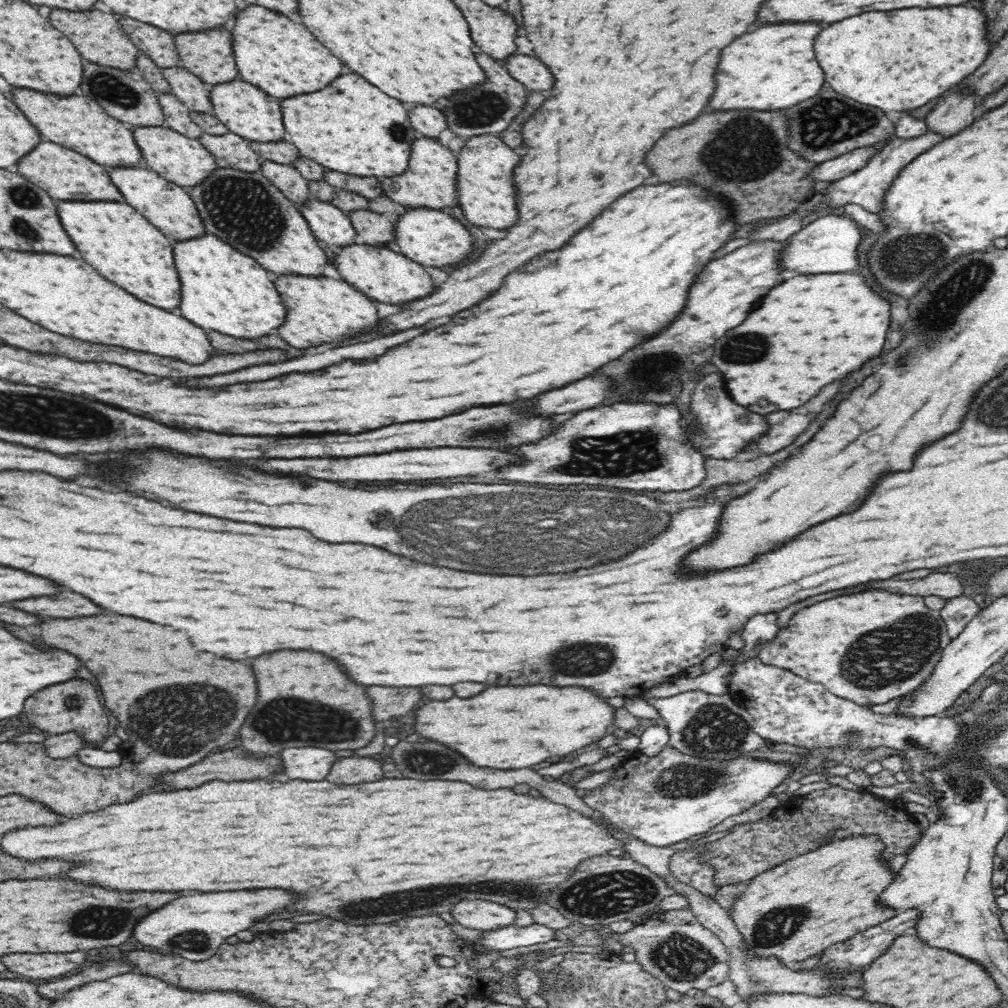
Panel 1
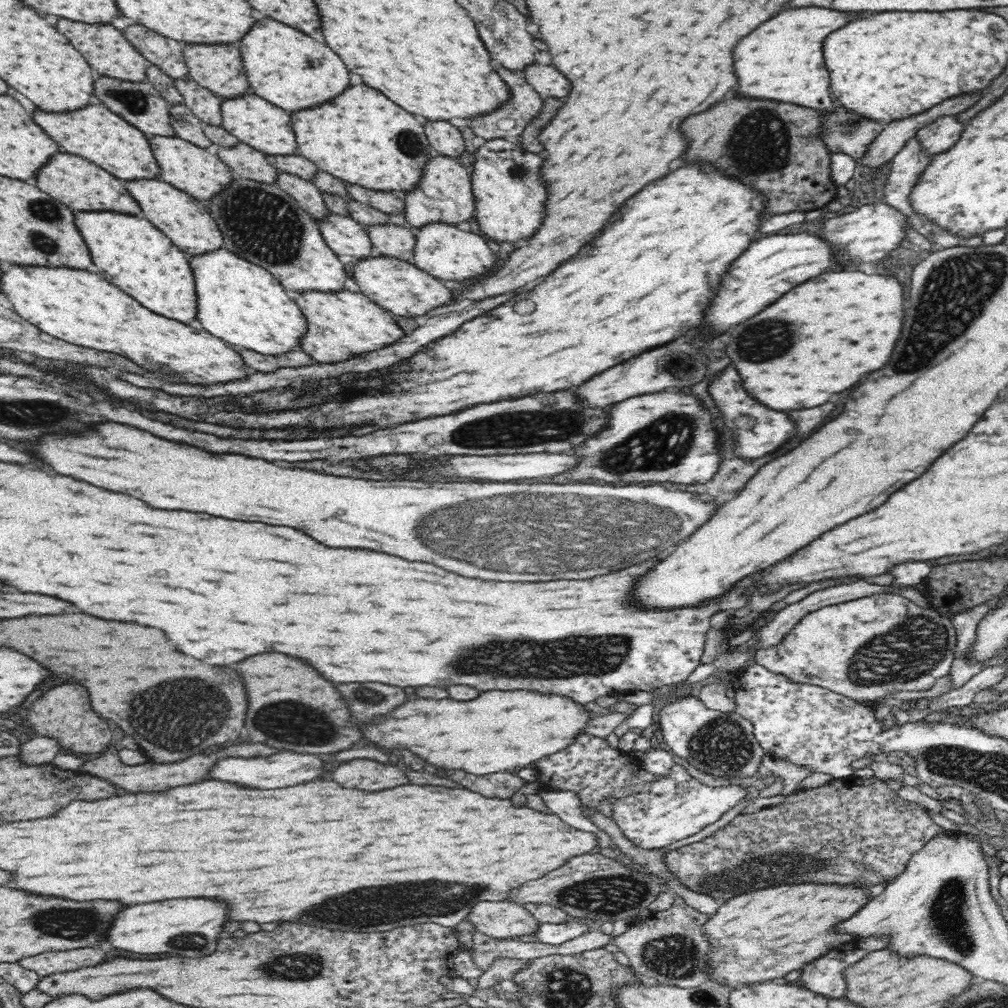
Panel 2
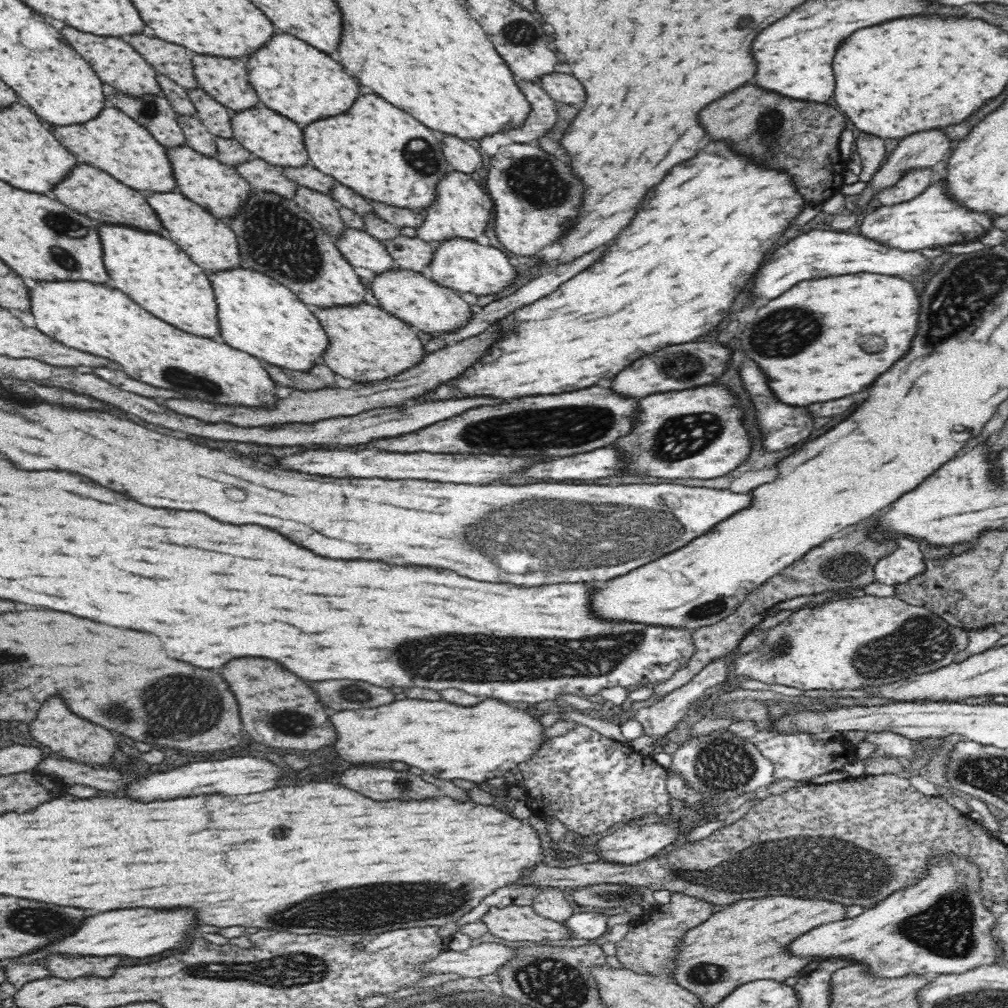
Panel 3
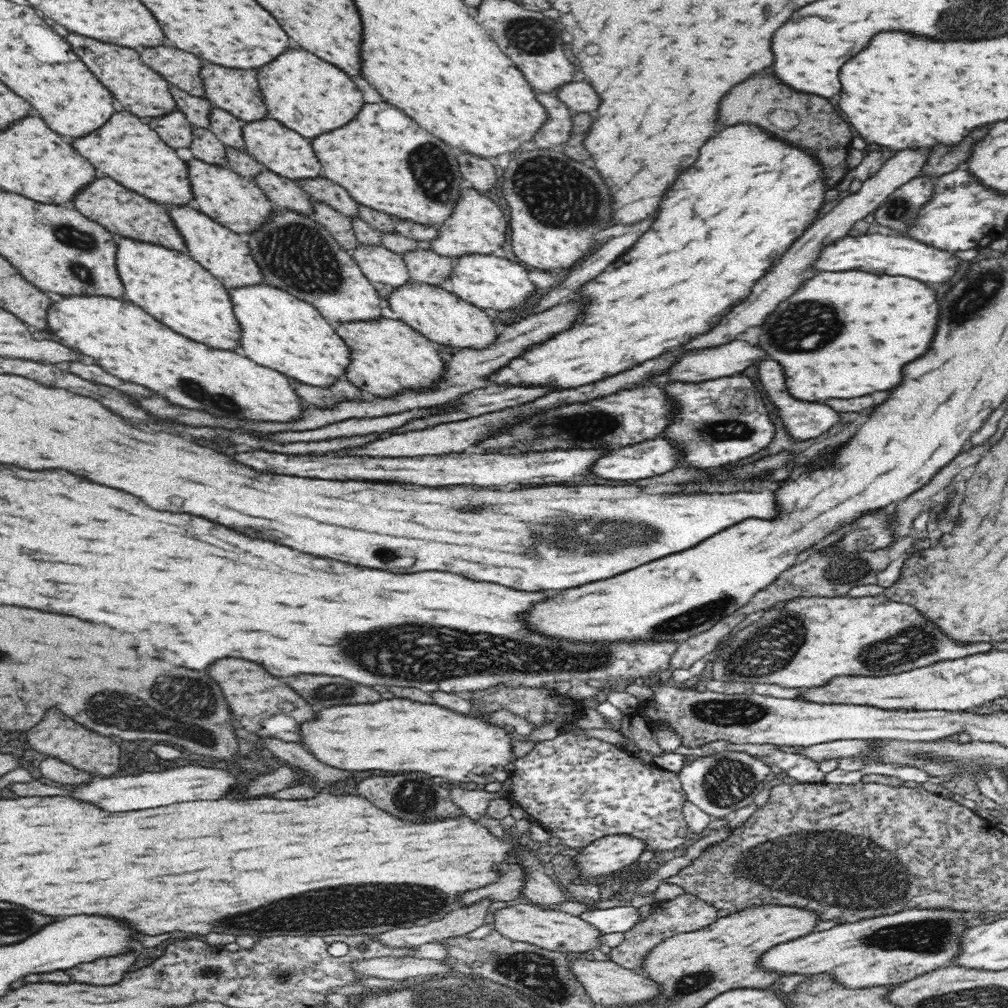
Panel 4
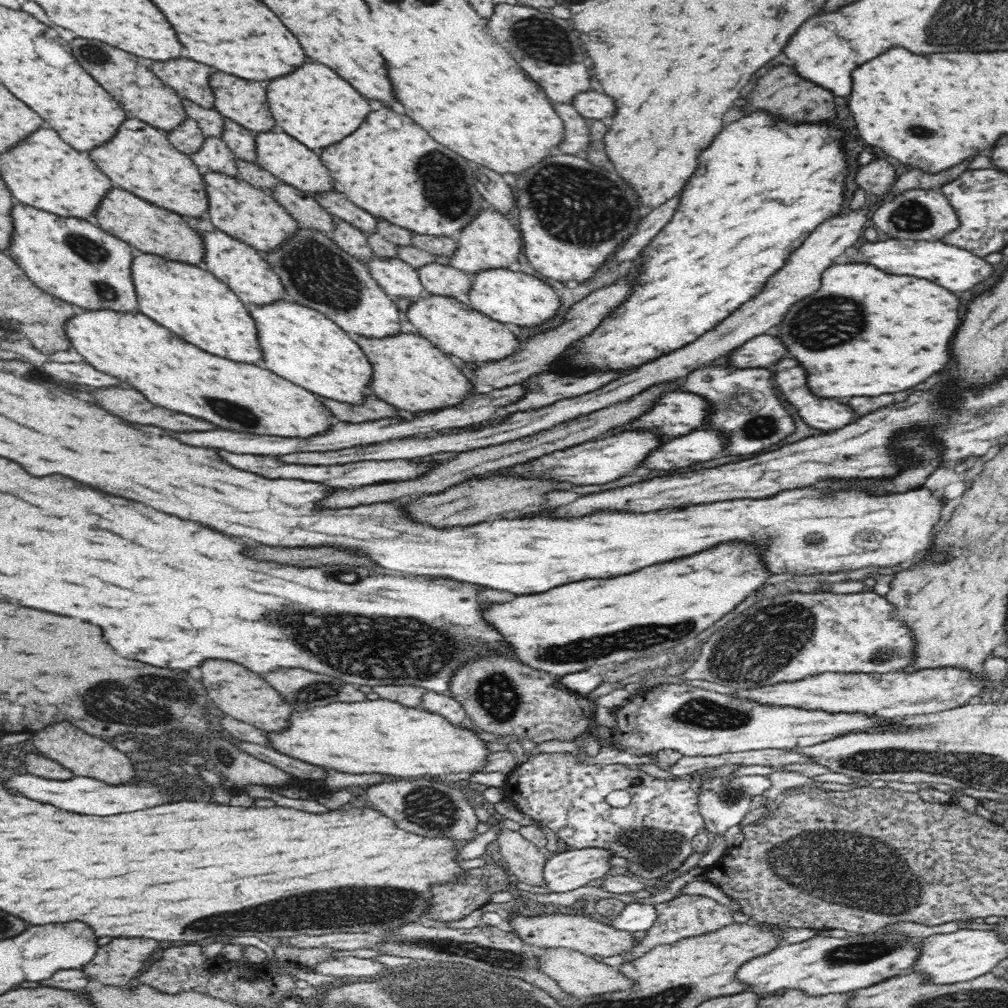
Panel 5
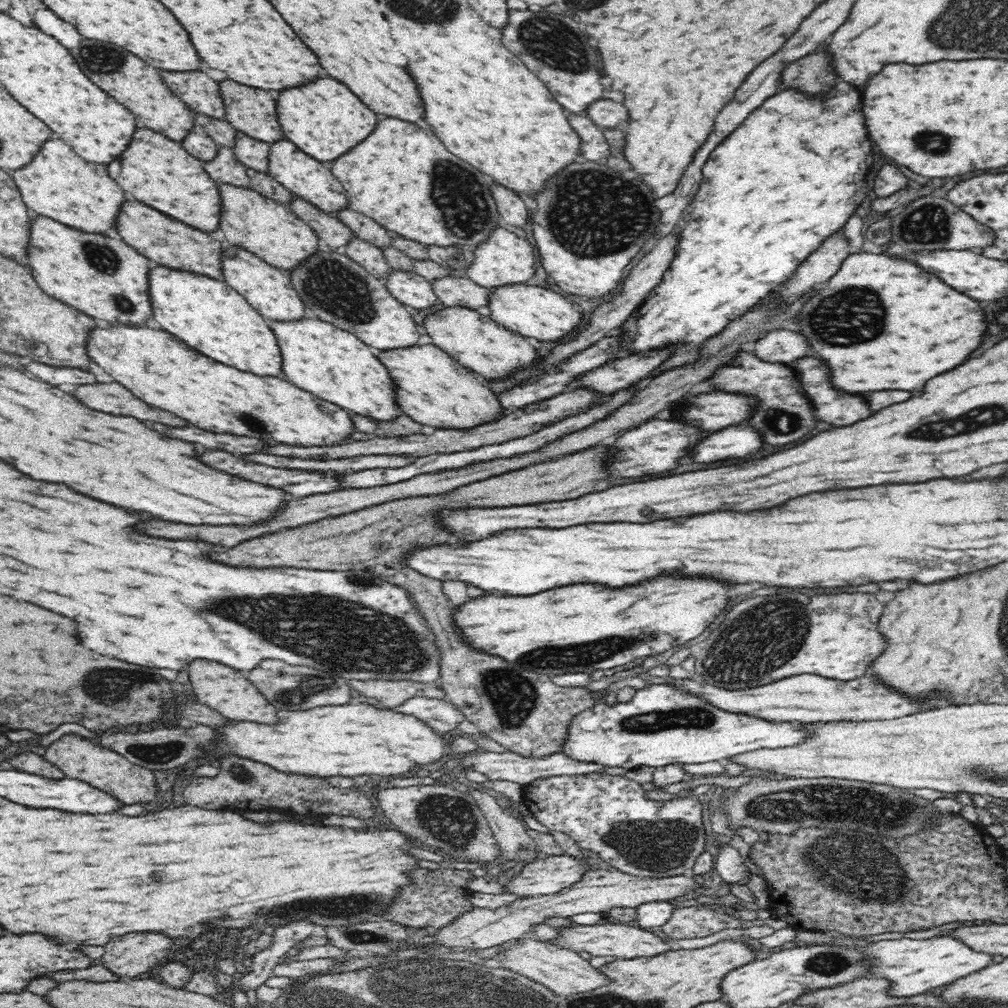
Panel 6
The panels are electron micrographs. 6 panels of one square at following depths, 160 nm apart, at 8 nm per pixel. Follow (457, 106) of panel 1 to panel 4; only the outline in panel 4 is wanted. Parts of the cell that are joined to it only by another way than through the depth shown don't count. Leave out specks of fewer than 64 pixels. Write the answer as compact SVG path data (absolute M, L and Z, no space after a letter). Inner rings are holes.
M535 92L538 102L546 110L546 120L530 140L537 148L560 149L572 132L572 112L568 106L551 93Z

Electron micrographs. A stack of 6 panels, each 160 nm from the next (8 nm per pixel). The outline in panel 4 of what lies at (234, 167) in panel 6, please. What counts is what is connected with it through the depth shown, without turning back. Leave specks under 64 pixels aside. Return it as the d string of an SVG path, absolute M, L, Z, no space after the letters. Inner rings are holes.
M193 126L190 150L202 162L226 165L225 144L208 128Z

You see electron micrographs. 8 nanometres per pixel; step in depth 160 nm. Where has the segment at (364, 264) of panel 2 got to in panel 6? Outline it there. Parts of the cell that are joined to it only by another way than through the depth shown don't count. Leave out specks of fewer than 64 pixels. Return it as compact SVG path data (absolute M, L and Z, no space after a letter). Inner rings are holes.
M444 306L428 314L422 323L432 342L444 352L448 352L467 369L476 370L487 379L506 378L508 374L530 365L538 359L536 349L521 334L508 330L476 310L463 306Z

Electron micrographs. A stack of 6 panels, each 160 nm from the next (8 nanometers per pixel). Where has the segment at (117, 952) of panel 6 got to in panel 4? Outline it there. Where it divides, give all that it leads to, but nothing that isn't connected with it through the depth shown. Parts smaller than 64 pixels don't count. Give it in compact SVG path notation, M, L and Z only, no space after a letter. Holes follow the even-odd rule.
M120 954L110 958L100 958L94 962L86 962L82 966L76 966L72 970L64 971L74 982L90 982L96 986L108 986L114 982L120 982L122 976L130 970L130 966L136 962L138 954Z

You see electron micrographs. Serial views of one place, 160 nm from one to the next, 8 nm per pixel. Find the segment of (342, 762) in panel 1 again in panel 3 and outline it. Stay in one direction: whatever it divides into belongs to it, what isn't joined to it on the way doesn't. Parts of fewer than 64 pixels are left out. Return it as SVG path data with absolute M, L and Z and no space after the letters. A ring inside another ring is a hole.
M354 766L348 768L342 774L342 784L372 798L372 800L392 800L392 798L408 798L412 796L414 800L422 800L422 798L434 798L438 796L438 788L430 782L424 782L418 774L408 774L408 772L396 772L396 770L378 770L374 766Z

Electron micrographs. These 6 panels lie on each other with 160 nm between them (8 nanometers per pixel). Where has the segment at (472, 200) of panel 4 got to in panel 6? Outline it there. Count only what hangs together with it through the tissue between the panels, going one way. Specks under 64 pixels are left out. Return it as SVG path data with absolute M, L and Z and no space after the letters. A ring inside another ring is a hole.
M500 225L490 230L490 234L482 240L478 247L471 248L471 254L472 259L469 266L466 266L465 276L487 289L496 288L502 284L528 283L530 278L534 278L535 247L525 238Z

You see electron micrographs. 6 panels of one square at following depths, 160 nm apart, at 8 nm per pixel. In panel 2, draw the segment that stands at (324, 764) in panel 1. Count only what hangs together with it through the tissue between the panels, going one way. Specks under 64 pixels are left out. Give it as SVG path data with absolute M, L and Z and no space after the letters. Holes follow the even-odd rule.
M276 751L267 757L256 758L225 758L219 760L218 764L212 768L212 778L224 780L224 782L234 782L240 786L248 788L286 788L286 786L296 786L302 782L312 782L318 780L324 772L323 756L318 754L308 754L306 752Z

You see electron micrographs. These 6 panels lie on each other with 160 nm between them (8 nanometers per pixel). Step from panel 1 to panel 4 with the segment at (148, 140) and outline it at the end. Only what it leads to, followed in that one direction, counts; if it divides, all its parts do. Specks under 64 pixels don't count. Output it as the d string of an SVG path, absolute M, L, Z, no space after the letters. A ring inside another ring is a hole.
M194 157L184 162L192 191L192 204L218 224L245 236L270 220L274 206L251 177L242 176L226 165L202 162Z

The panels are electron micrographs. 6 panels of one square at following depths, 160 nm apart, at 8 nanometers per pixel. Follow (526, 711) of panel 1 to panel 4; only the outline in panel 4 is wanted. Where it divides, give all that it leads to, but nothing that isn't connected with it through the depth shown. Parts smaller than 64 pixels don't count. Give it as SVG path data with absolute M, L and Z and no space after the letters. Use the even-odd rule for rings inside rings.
M406 698L324 708L318 712L316 720L302 724L302 738L320 762L334 768L386 772L418 770L430 776L442 776L453 785L504 782L508 777L504 766L515 760L512 736L502 726Z

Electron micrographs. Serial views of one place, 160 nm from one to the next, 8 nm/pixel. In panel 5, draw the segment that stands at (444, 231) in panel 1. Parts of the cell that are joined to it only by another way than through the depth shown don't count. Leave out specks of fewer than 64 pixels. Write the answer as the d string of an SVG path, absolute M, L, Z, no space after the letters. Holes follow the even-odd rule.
M488 268L470 274L472 286L468 299L472 308L500 322L517 326L538 326L554 318L560 310L559 291L533 275L508 268Z

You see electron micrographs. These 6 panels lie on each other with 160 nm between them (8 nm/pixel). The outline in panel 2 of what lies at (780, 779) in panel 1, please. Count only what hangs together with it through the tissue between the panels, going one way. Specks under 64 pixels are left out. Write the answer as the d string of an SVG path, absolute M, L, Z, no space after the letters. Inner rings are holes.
M684 763L672 764L668 774L654 774L654 780L644 782L642 790L612 801L612 818L626 838L640 848L662 849L688 838L708 824L714 824L728 810L744 800L748 791L741 785L710 786L692 777Z

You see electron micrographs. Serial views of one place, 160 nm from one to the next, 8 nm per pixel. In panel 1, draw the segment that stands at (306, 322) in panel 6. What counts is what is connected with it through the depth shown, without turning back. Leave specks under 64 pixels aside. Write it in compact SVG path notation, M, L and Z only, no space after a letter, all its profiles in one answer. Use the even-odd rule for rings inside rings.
M208 232L188 238L188 240L172 240L174 267L180 279L180 302L178 307L181 315L205 331L216 330L236 338L258 338L264 334L277 332L278 326L286 318L286 307L273 283L272 275L254 258L230 247L221 238Z

